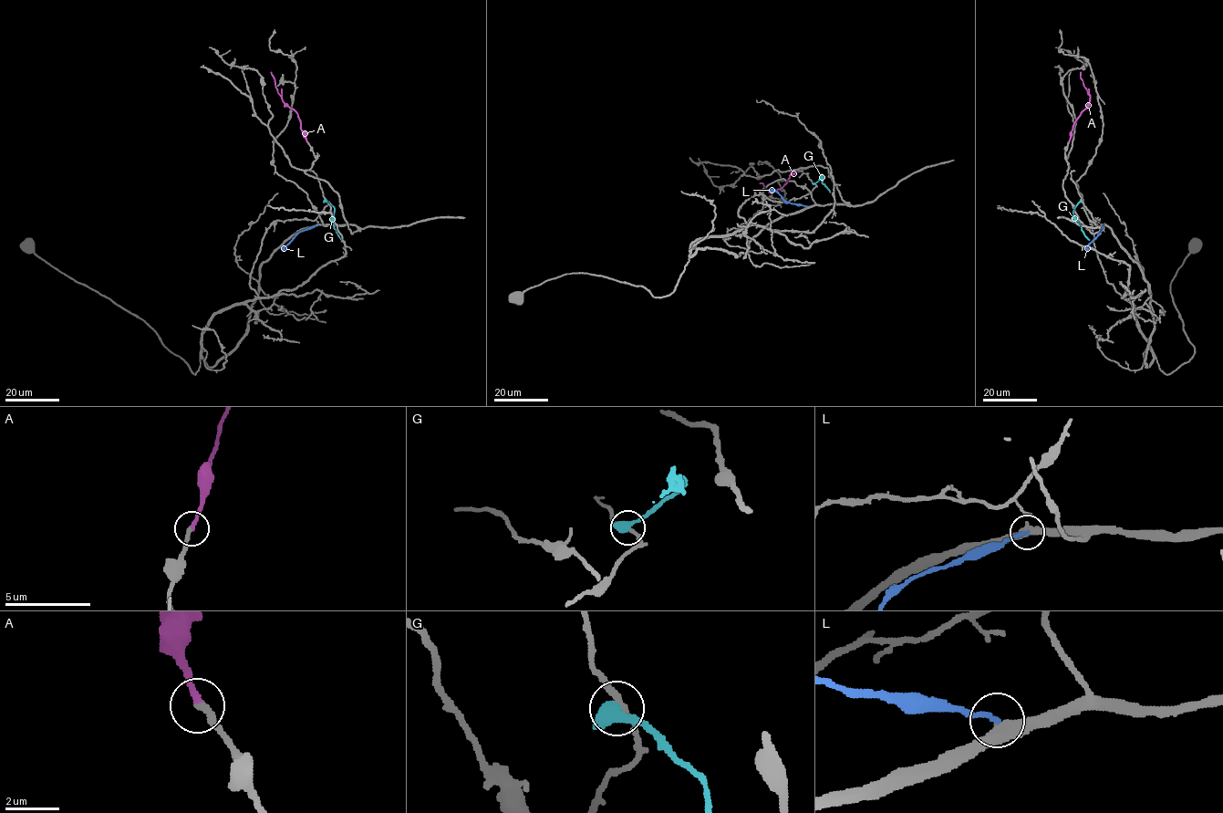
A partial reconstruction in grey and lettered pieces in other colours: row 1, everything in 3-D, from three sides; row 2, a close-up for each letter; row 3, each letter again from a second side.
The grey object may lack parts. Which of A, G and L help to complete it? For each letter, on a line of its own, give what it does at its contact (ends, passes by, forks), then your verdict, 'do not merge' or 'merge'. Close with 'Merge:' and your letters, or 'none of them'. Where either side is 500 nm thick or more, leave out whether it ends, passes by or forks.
A: it ends; merge
G: do not merge
L: it ends; do not merge
Merge: A

